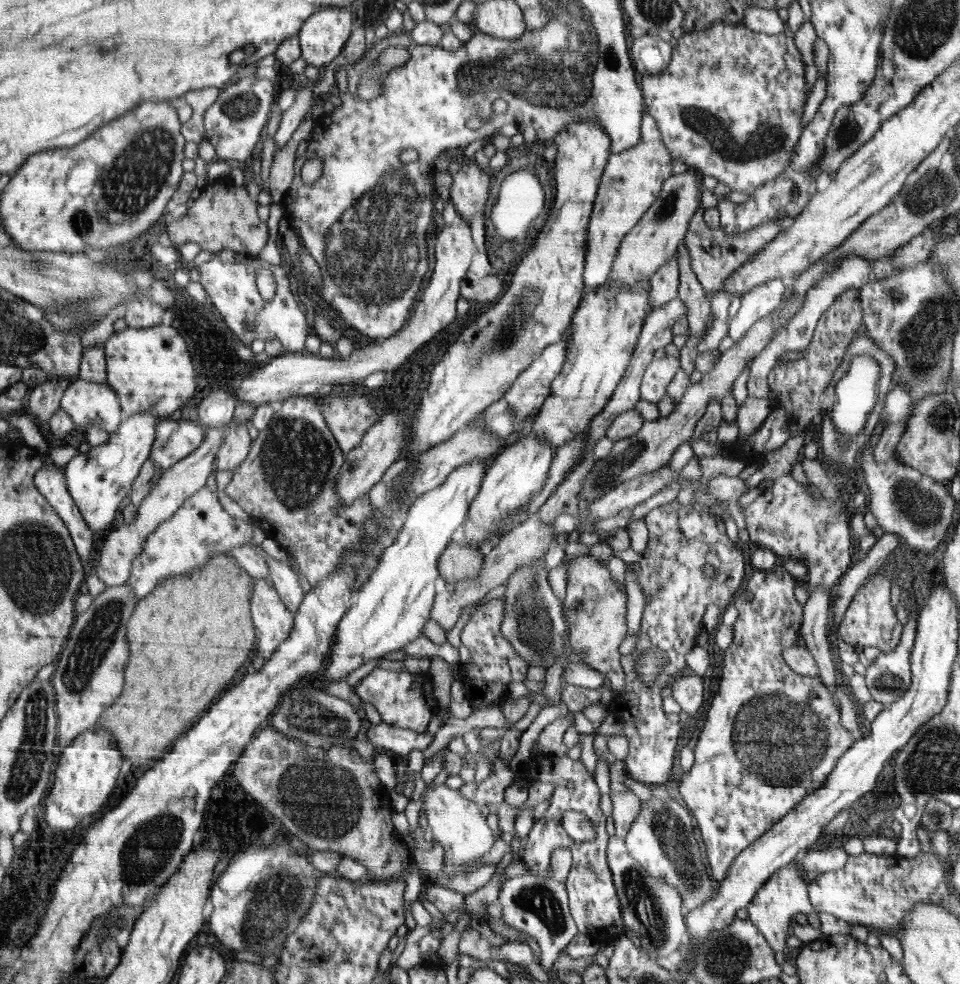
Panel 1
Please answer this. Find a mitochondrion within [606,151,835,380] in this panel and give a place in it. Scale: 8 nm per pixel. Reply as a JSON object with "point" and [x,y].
{"point":[664,211]}

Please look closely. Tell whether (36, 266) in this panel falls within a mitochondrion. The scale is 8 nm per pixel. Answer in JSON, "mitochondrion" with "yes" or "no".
{"mitochondrion":"yes"}

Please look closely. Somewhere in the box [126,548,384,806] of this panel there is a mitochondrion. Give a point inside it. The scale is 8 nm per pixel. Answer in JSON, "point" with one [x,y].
{"point":[313,718]}

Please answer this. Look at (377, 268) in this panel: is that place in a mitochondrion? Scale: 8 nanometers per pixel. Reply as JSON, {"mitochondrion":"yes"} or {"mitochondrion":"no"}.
{"mitochondrion":"yes"}

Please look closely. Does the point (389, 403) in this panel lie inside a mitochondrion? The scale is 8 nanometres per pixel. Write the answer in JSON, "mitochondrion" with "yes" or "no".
{"mitochondrion":"no"}

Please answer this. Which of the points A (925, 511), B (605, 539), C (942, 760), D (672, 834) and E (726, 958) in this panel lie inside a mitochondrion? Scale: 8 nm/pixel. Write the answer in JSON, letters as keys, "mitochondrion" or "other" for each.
{"A":"mitochondrion","B":"other","C":"mitochondrion","D":"mitochondrion","E":"mitochondrion"}

